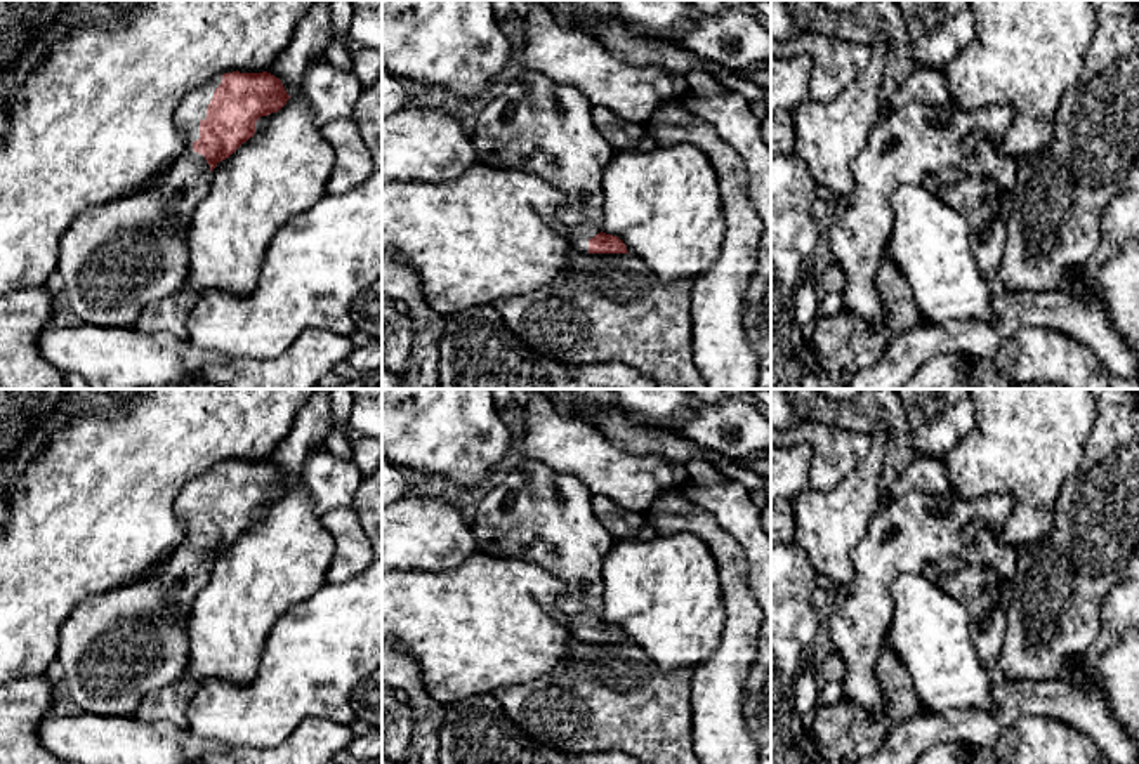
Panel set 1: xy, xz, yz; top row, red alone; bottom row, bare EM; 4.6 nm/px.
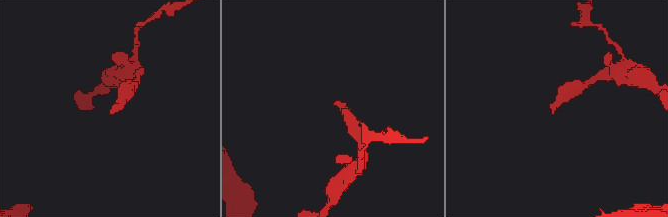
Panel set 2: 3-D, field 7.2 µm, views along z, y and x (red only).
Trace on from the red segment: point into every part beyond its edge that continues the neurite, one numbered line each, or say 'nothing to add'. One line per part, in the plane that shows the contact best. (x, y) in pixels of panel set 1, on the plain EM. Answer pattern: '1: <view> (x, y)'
1: xy (184, 572)

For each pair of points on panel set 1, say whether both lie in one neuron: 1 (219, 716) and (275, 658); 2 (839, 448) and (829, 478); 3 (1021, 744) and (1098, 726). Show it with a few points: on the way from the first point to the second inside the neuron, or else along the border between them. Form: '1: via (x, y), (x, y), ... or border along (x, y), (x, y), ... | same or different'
1: via (237, 711), (271, 676) | same
2: via (836, 455), (829, 471) | same
3: border along (1040, 716), (1073, 726), (1096, 745) | different

